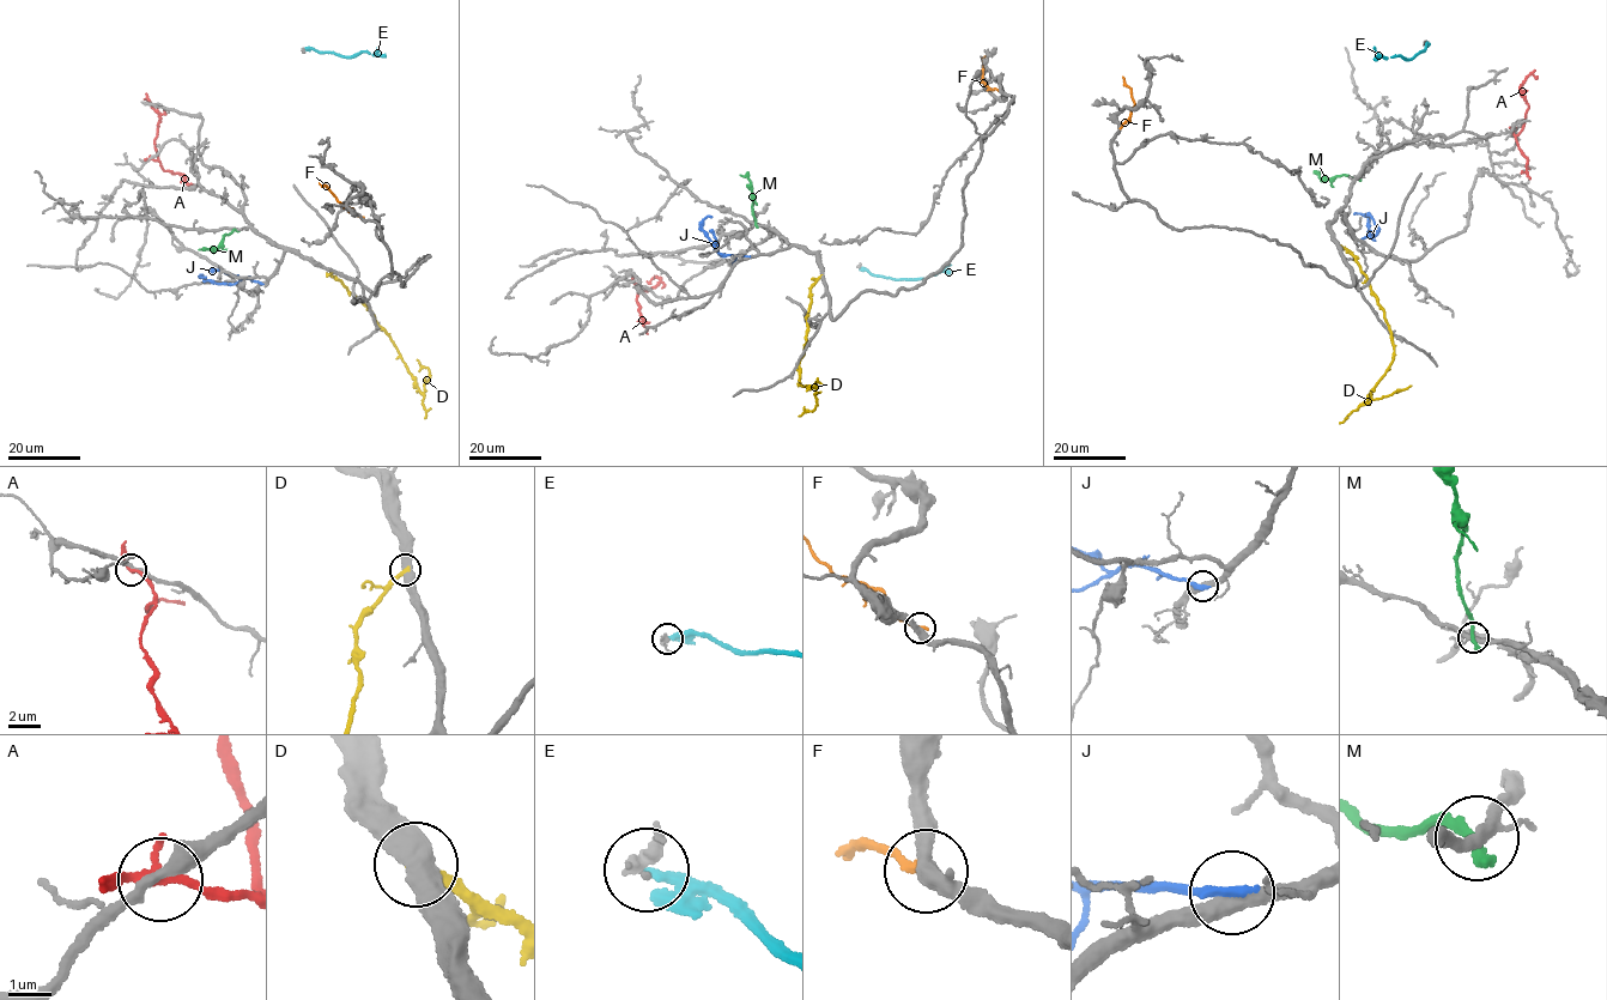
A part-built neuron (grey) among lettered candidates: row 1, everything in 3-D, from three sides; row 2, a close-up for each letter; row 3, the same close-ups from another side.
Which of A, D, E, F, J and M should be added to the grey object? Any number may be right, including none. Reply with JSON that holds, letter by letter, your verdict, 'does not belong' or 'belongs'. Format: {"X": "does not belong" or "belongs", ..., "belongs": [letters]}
{"A": "belongs", "D": "does not belong", "E": "does not belong", "F": "does not belong", "J": "does not belong", "M": "does not belong", "belongs": ["A"]}

